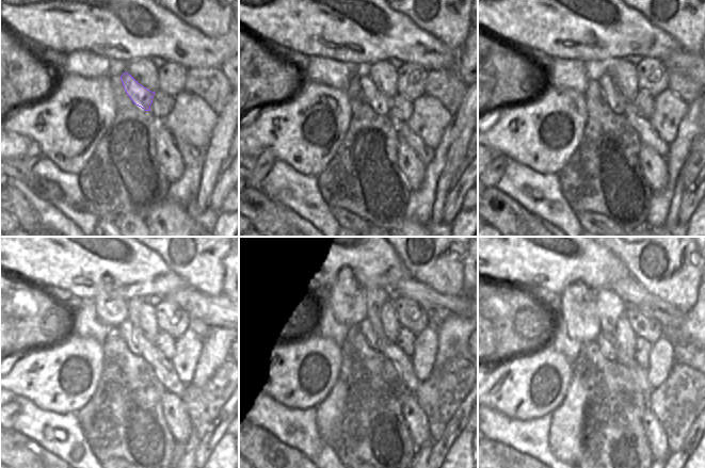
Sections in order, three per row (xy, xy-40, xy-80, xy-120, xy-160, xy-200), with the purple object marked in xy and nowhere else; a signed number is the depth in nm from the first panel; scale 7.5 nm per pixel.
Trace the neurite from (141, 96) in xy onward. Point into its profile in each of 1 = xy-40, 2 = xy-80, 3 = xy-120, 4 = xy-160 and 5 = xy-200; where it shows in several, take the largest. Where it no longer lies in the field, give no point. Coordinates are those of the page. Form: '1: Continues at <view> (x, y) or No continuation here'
1: Continues at xy-40 (381, 105)
2: Continues at xy-80 (617, 102)
3: Continues at xy-120 (129, 333)
4: Continues at xy-160 (365, 327)
5: Continues at xy-200 (608, 350)

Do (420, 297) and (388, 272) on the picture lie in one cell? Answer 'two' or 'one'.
two

